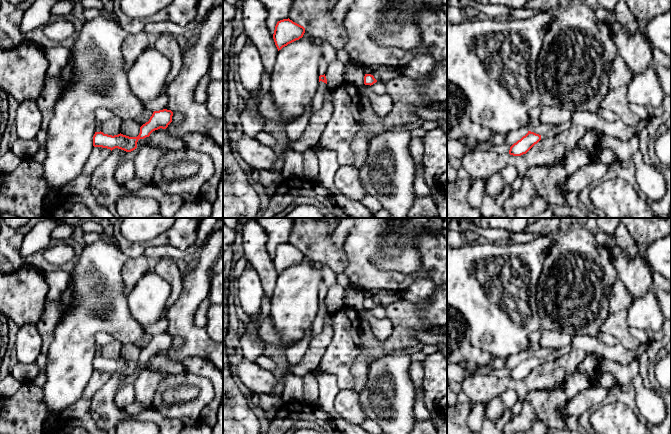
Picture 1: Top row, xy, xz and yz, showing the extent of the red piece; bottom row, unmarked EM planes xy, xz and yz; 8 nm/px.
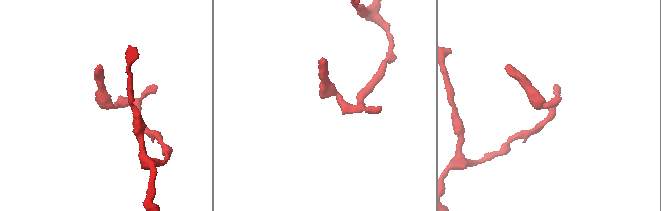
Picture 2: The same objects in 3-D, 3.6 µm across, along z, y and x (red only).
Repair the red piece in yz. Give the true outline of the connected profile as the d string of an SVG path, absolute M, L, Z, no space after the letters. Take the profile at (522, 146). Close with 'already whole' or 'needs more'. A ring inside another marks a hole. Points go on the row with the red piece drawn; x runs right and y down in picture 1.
M528 131L525 136L510 147L509 154L513 156L526 154L540 140L541 135Z; already whole

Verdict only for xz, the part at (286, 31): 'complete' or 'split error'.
complete

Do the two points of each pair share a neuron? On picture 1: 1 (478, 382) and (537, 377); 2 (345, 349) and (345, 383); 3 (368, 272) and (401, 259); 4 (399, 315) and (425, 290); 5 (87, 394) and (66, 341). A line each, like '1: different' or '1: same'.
1: same
2: same
3: different
4: different
5: different

